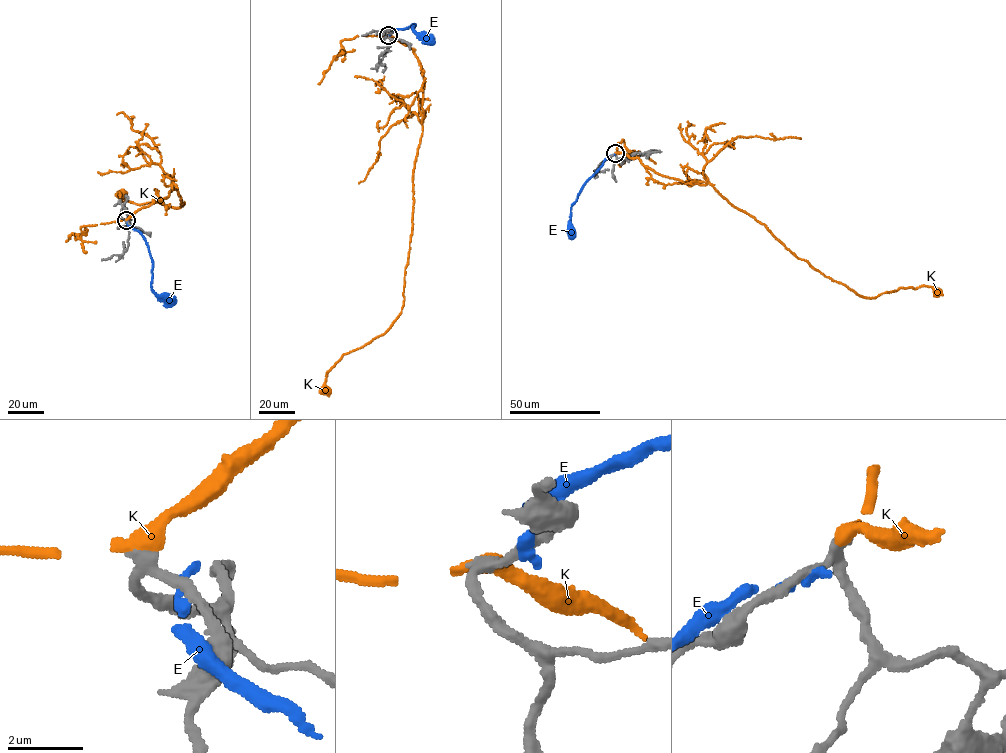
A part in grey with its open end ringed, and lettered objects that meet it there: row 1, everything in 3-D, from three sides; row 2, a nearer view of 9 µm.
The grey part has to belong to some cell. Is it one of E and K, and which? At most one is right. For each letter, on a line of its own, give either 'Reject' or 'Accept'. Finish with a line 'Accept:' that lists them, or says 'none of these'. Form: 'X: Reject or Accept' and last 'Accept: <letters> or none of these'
E: Reject
K: Accept
Accept: K

